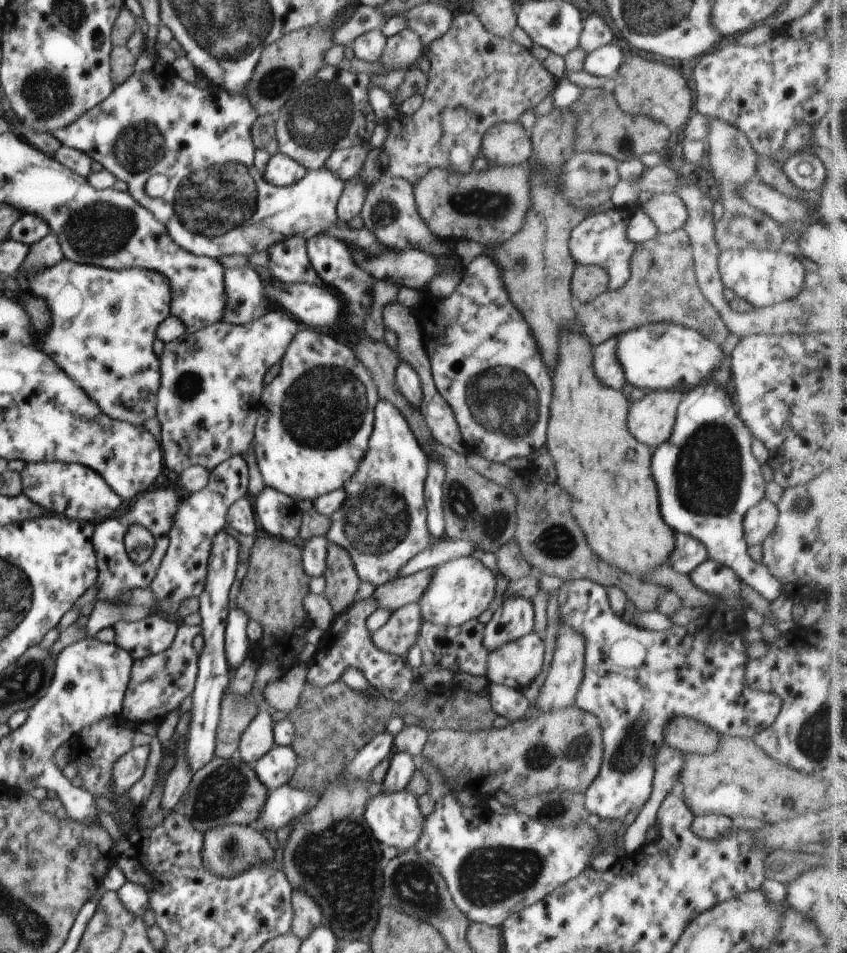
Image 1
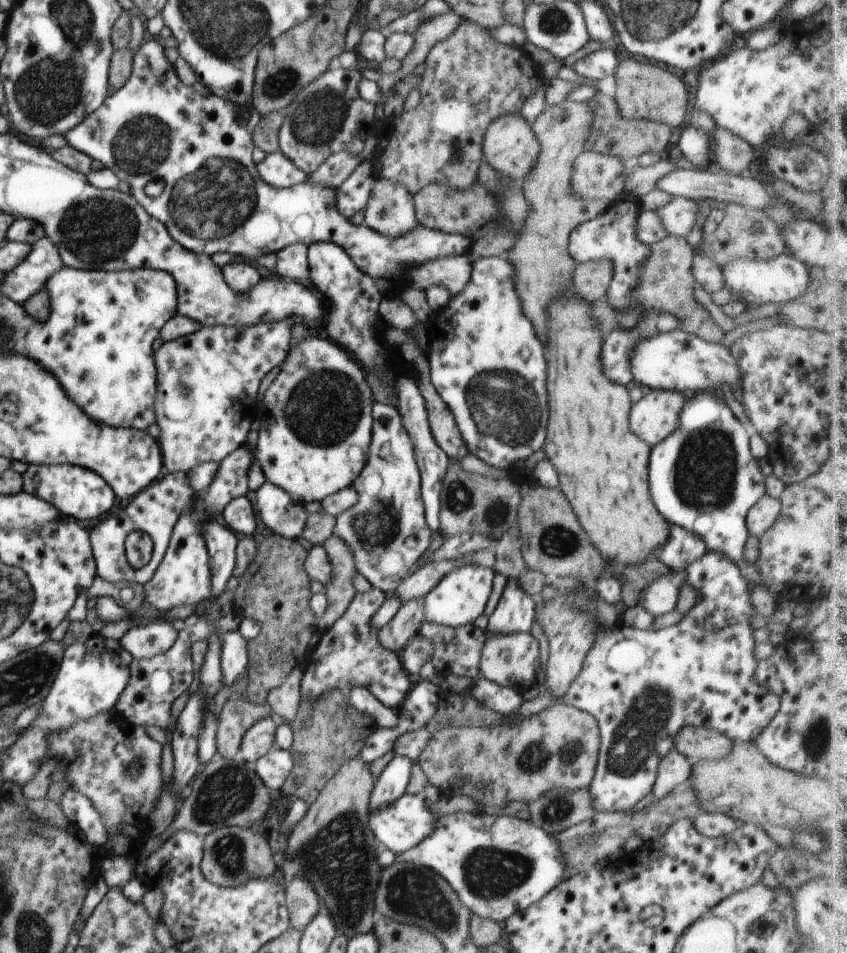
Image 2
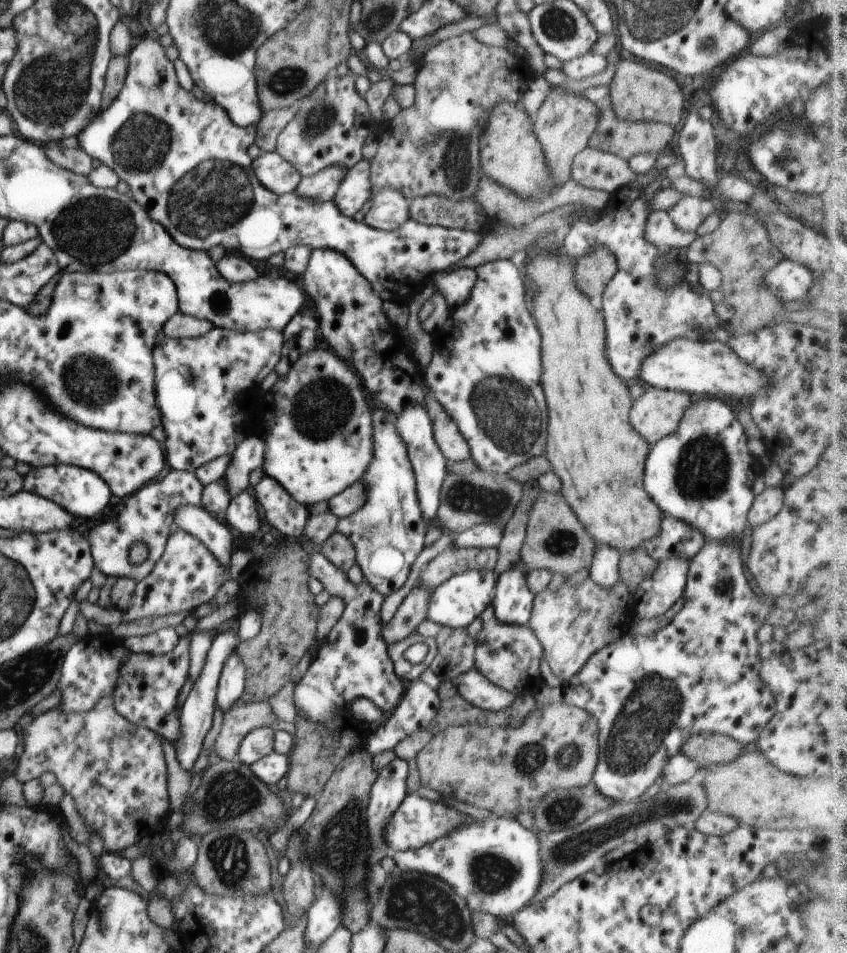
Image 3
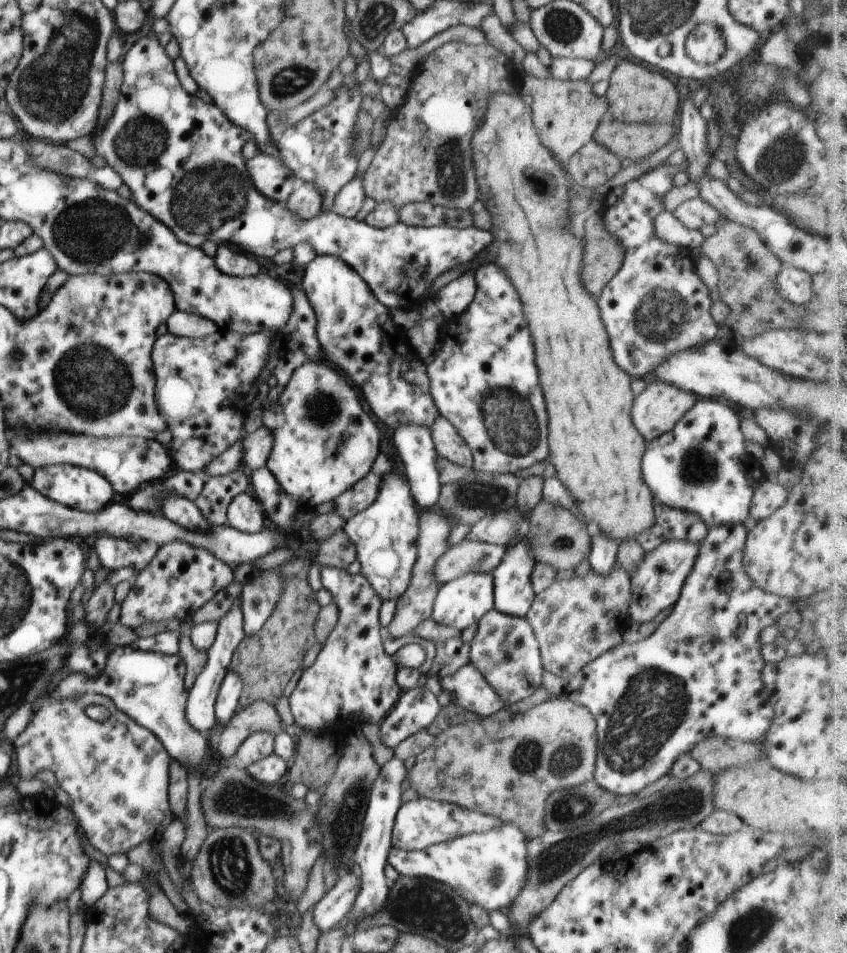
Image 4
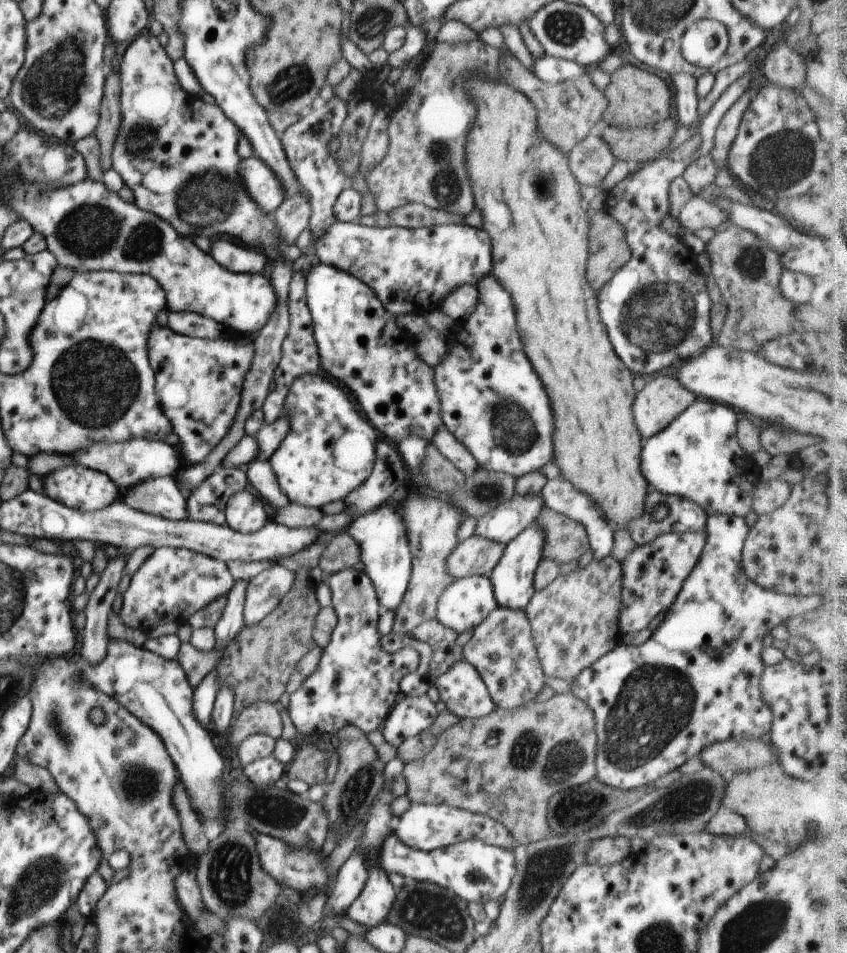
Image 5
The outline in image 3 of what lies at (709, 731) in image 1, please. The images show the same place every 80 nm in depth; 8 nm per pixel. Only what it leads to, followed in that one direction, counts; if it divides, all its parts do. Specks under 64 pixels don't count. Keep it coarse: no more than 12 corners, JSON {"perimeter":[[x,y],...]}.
{"perimeter":[[722,733],[692,735],[681,752],[705,768],[748,748]]}

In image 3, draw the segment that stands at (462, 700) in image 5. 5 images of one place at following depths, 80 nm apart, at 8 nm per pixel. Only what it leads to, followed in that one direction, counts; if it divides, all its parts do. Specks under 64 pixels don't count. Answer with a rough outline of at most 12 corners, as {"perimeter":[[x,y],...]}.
{"perimeter":[[477,668],[452,680],[458,694],[482,710],[498,712],[516,698]]}

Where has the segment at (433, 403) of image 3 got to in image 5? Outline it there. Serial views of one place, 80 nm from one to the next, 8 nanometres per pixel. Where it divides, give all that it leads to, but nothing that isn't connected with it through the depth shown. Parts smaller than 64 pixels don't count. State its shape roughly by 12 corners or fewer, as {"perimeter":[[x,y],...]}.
{"perimeter":[[442,425],[430,442],[466,477],[474,455]]}

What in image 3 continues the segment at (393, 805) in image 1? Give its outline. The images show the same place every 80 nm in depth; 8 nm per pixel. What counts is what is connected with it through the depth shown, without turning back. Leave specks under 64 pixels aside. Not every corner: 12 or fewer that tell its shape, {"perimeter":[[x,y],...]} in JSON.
{"perimeter":[[412,793],[391,816],[391,852],[414,850],[472,822]]}

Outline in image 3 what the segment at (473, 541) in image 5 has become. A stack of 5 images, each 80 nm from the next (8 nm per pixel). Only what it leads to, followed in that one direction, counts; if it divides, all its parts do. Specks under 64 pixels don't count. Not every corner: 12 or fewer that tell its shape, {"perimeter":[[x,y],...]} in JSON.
{"perimeter":[[447,547],[423,569],[432,592],[467,570],[494,572],[497,548]]}

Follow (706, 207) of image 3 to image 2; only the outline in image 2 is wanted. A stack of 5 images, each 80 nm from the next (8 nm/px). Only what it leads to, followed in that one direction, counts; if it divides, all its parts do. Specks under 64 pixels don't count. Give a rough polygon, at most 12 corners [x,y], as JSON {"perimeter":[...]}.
{"perimeter":[[674,197],[655,210],[670,236],[685,237],[699,219],[695,199]]}

